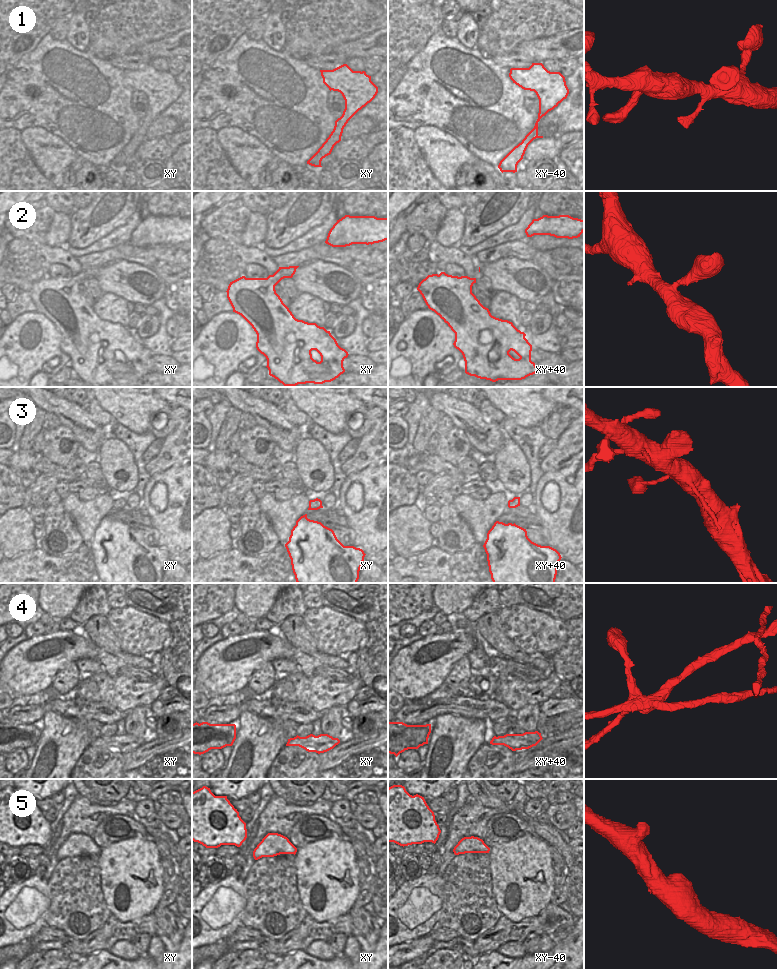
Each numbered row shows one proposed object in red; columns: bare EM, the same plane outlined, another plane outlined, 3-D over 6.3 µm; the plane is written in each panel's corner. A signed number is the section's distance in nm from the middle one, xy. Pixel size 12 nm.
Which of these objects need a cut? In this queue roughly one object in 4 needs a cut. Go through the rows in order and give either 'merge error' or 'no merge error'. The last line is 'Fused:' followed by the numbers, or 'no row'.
1: no merge error
2: no merge error
3: merge error
4: merge error
5: merge error
Fused: 3, 4, 5

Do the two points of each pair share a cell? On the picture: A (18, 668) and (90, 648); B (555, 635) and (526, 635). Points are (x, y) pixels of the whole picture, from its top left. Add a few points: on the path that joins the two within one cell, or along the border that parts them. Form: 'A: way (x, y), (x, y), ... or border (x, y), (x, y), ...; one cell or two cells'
A: way (36, 661), (55, 656), (65, 648), (72, 648); one cell
B: way (548, 635), (533, 635); one cell

